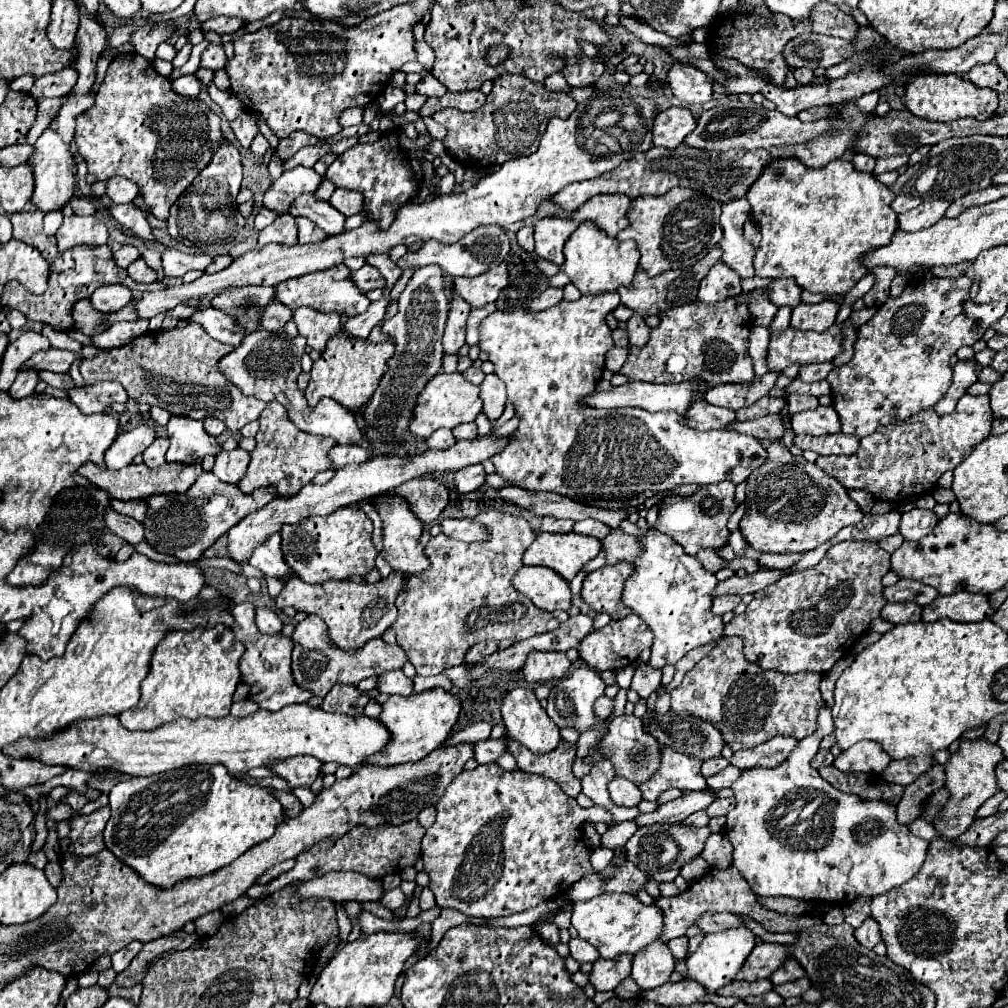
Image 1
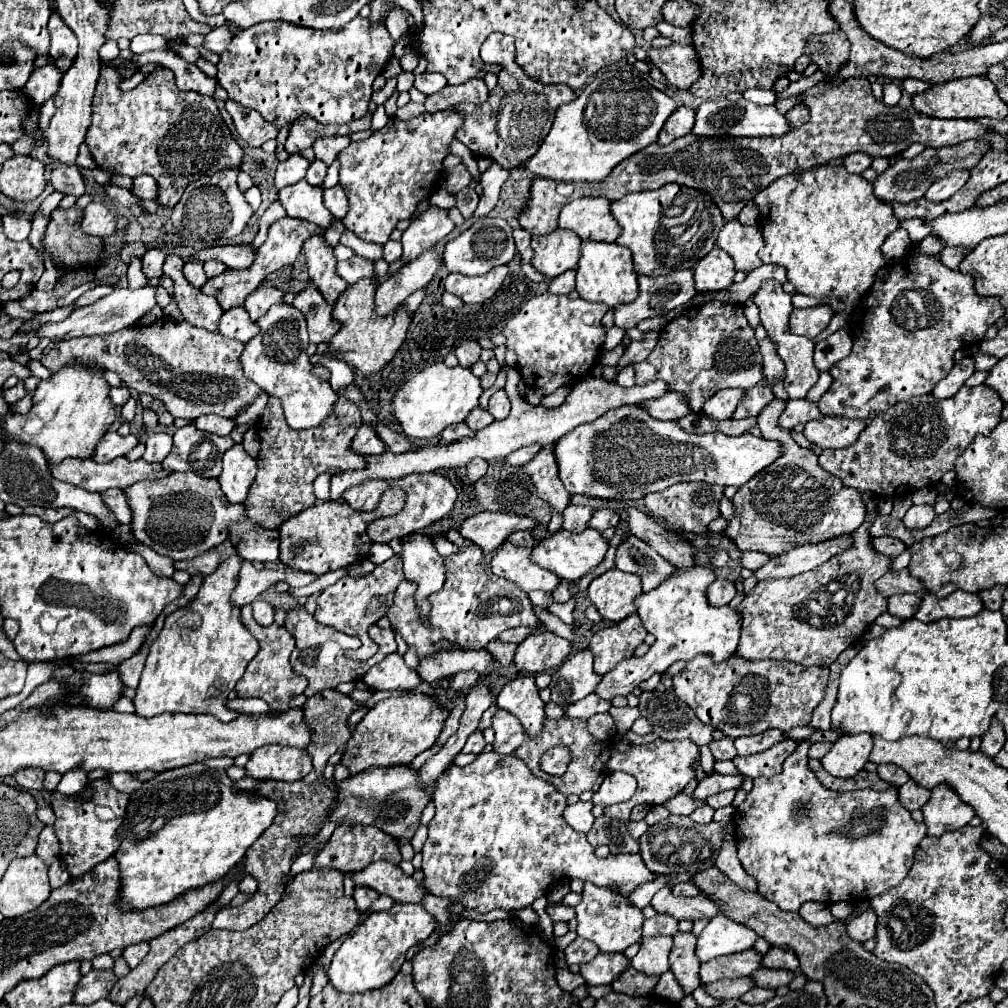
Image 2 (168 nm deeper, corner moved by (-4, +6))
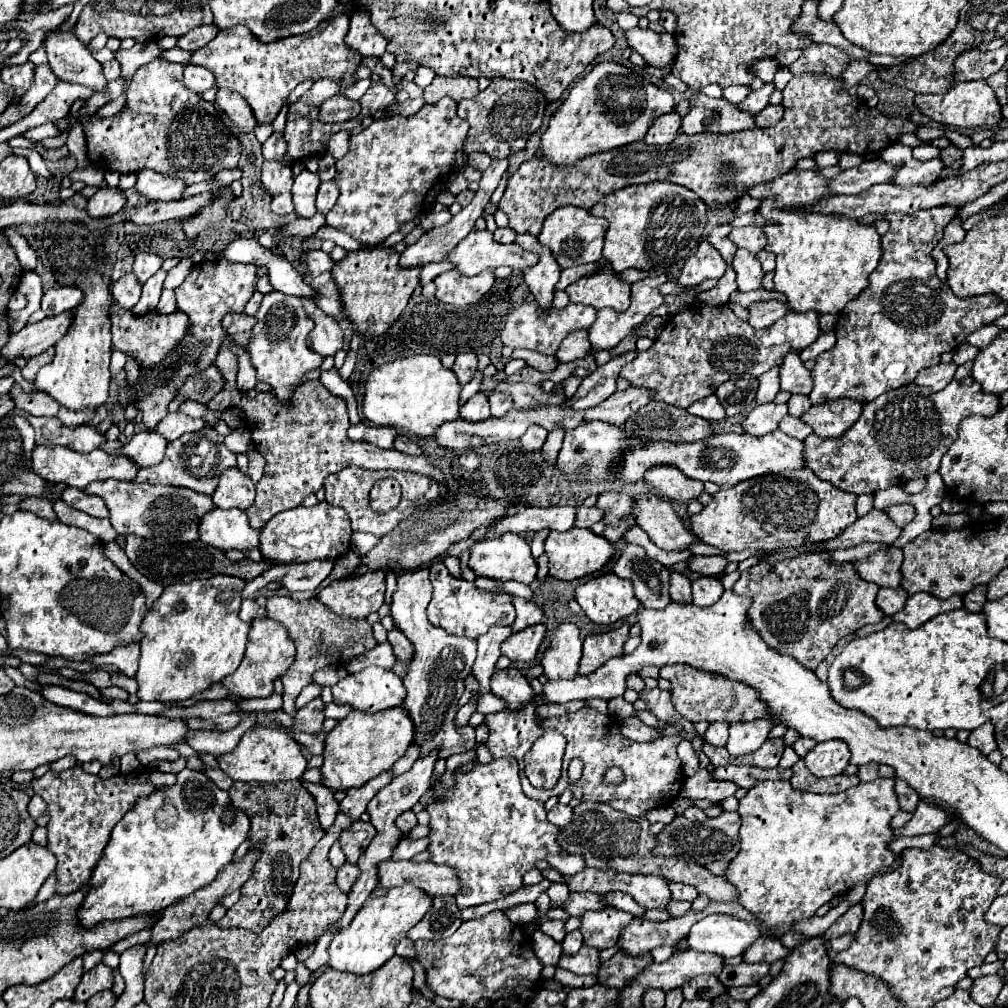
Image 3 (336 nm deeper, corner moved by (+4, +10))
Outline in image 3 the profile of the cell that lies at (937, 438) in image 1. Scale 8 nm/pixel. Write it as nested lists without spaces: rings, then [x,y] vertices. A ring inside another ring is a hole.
[[[972,377],[950,381],[942,391],[910,383],[880,395],[872,403],[864,403],[862,415],[842,437],[822,439],[814,433],[808,435],[804,439],[806,465],[818,479],[842,491],[872,495],[878,489],[904,485],[910,479],[938,471],[942,455],[956,441],[960,421],[970,415],[990,417],[998,409],[1000,395],[984,393]]]

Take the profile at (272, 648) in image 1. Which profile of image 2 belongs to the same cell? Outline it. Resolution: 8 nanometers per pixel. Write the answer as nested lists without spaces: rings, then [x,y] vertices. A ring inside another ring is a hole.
[[[244,605],[240,609],[240,621],[244,623],[244,627],[258,639],[260,643],[260,651],[258,655],[248,663],[242,679],[236,683],[236,693],[238,697],[260,697],[264,699],[274,711],[288,711],[290,709],[290,701],[296,697],[296,695],[302,695],[304,689],[306,689],[306,679],[302,675],[296,675],[292,665],[290,665],[290,653],[294,649],[294,639],[292,635],[284,629],[284,627],[278,627],[276,623],[272,623],[270,627],[262,627],[254,621],[252,617],[252,607],[250,605]]]

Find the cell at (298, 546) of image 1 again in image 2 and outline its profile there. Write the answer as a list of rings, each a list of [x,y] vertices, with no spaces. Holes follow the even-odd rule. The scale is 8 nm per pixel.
[[[324,501],[304,509],[300,515],[284,521],[280,531],[280,561],[292,569],[322,575],[368,559],[372,541],[366,527],[376,519],[374,513],[360,513],[342,501]]]

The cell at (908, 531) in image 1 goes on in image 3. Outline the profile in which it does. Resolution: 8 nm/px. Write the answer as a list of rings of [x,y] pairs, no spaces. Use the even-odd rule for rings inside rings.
[[[900,503],[900,505],[896,505],[896,507],[884,509],[884,513],[886,513],[898,527],[906,527],[906,525],[914,519],[916,509],[914,509],[910,503]]]

